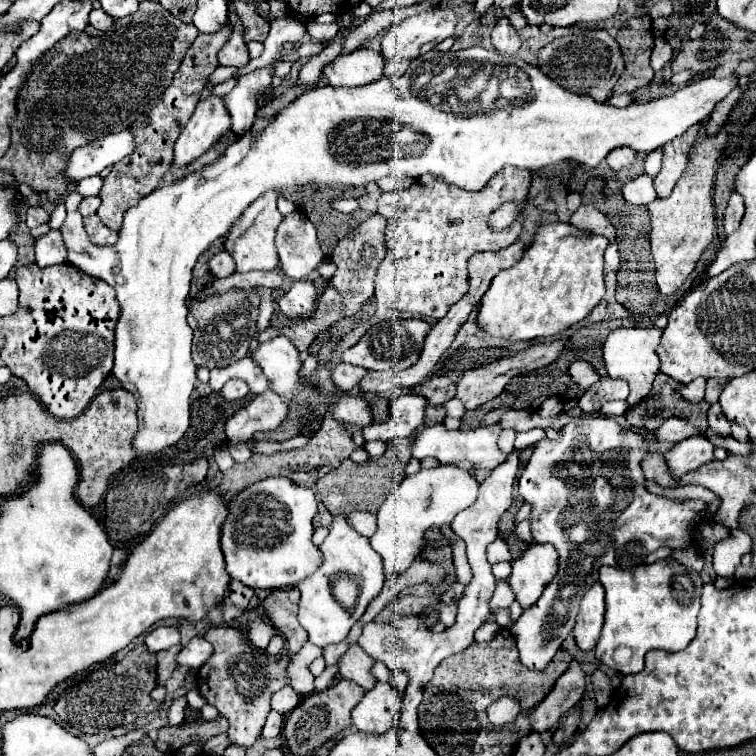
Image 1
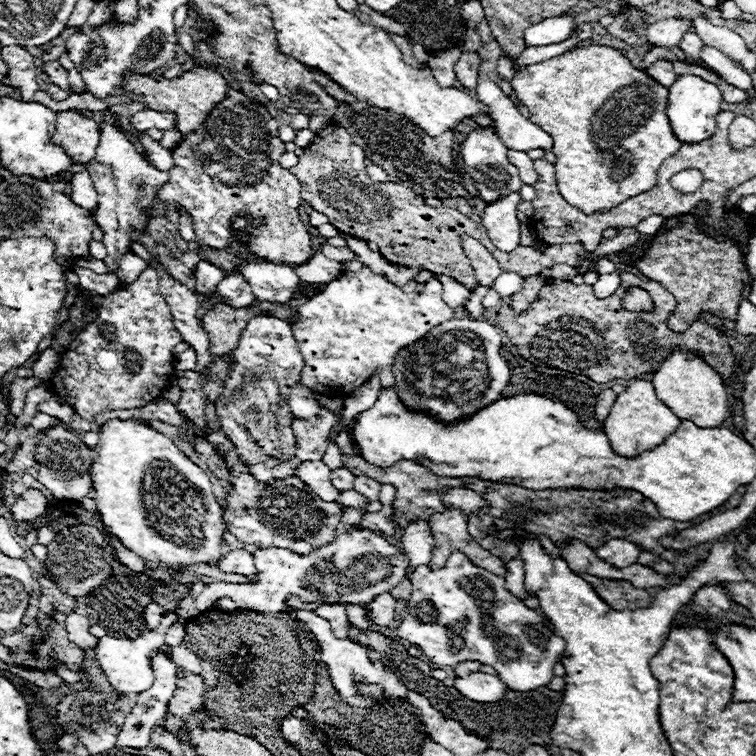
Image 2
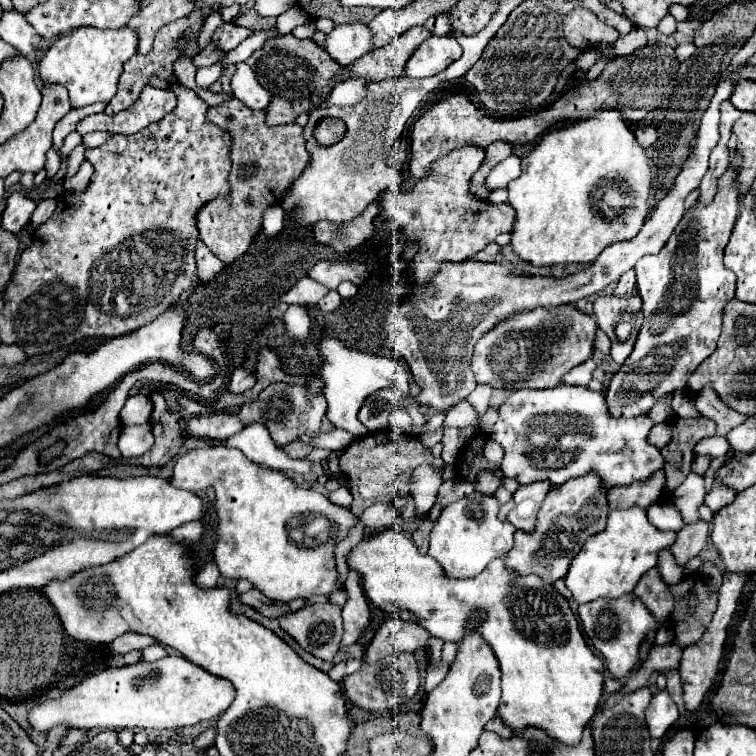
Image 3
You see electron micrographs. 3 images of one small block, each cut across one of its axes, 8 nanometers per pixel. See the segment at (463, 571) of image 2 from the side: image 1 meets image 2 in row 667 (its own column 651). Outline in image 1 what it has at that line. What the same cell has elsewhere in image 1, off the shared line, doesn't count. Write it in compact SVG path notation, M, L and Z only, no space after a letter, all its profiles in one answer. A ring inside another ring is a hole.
M602 414L596 418L572 418L566 426L558 430L558 434L558 440L542 438L536 444L532 458L522 468L522 480L518 480L520 496L526 504L532 506L530 530L534 542L552 544L560 556L558 574L554 576L552 584L544 588L536 604L524 610L516 624L510 628L520 650L520 660L530 670L546 668L546 664L554 658L556 650L562 646L568 632L574 628L578 602L582 600L584 592L588 592L590 584L594 584L596 580L592 572L598 572L604 564L622 570L632 570L640 564L640 556L646 558L662 546L684 548L692 540L692 528L708 508L702 500L674 500L660 494L652 494L646 488L646 478L642 470L642 460L650 452L650 436L620 426L612 416Z

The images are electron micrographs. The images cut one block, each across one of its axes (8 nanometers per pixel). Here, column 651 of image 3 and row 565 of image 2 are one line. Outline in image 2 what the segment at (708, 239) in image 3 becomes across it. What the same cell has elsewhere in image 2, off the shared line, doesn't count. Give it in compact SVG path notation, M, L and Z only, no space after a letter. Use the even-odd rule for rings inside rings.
M346 508L336 538L332 544L308 554L296 556L286 548L260 548L254 552L254 562L258 568L258 580L252 584L211 583L206 586L198 600L194 602L188 594L180 600L178 612L186 612L198 608L200 612L210 608L212 598L230 598L236 602L240 610L256 610L256 612L280 612L284 610L284 598L288 594L298 596L302 602L326 602L326 604L366 604L372 602L382 592L390 592L406 578L408 556L384 536L370 532L368 528L360 528L358 522L364 510ZM348 526L356 526L356 530L348 530Z

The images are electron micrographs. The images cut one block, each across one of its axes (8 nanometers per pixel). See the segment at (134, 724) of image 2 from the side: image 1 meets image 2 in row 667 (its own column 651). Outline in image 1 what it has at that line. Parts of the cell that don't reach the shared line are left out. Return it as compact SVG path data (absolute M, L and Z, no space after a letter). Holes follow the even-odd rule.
M658 148L658 150L654 150L654 152L648 154L646 164L644 164L644 172L648 176L656 176L660 172L660 168L662 168L662 150Z

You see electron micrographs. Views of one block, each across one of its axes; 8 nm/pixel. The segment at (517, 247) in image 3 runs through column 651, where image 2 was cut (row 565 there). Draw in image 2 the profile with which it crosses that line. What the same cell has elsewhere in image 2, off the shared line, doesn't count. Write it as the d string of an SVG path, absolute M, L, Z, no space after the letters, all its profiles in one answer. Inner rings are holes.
M108 420L102 426L100 442L94 450L98 452L98 458L94 458L90 476L94 482L94 502L106 532L116 536L130 552L138 554L140 558L154 564L164 564L168 568L216 564L222 558L220 546L226 532L226 524L222 518L224 510L212 492L210 476L188 456L184 456L168 436L134 420ZM144 474L146 498L142 498Z

